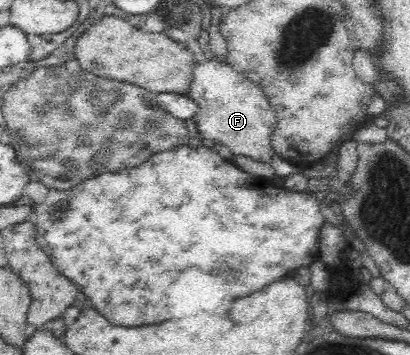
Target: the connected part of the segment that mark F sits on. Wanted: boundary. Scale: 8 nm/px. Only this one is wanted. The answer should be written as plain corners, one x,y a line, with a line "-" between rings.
214,58
195,63
186,95
198,103
198,112
185,121
192,138
199,138
207,144
223,144
236,156
246,156
263,164
271,163
271,157
275,154
271,136
277,118
262,88
238,74
227,63

